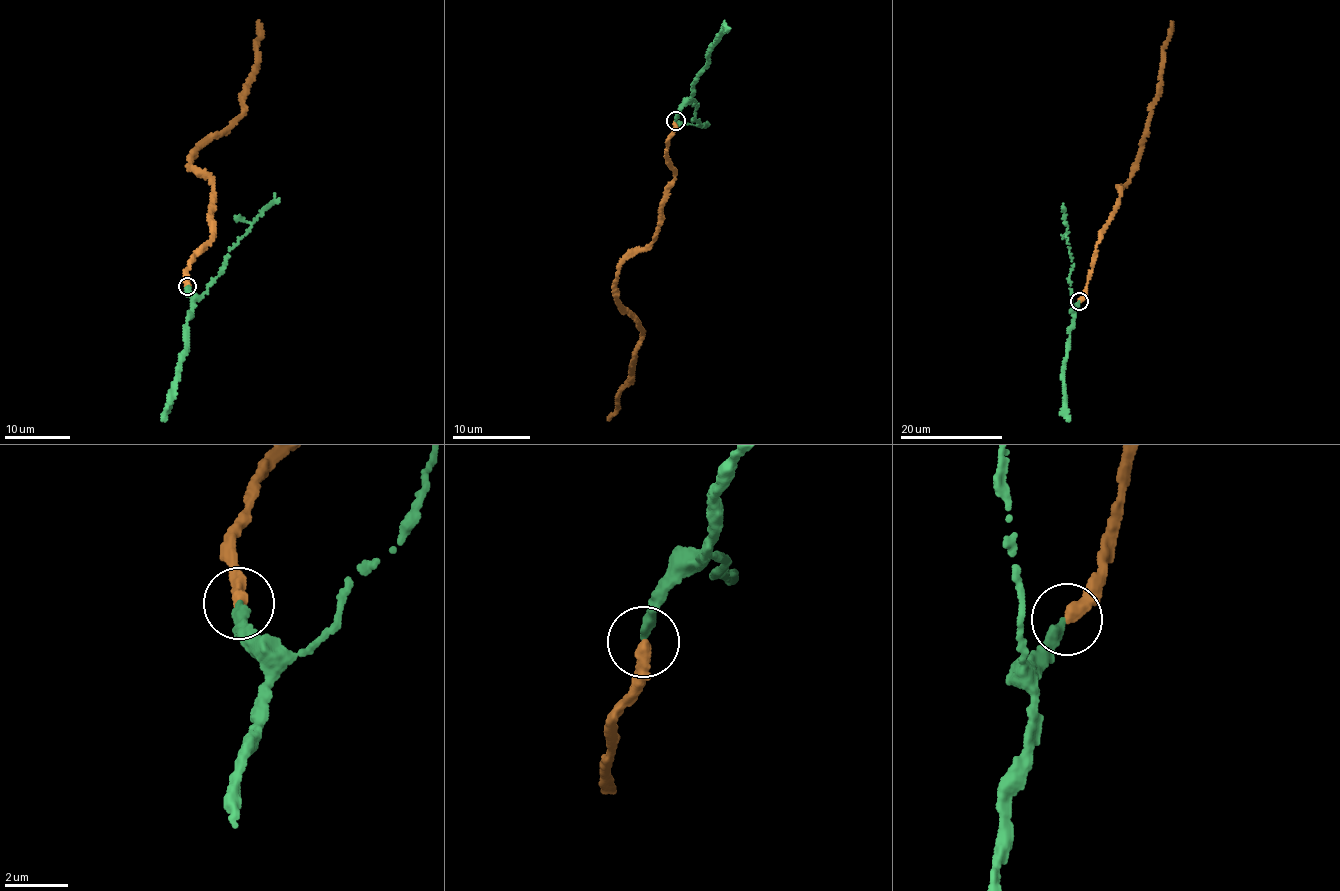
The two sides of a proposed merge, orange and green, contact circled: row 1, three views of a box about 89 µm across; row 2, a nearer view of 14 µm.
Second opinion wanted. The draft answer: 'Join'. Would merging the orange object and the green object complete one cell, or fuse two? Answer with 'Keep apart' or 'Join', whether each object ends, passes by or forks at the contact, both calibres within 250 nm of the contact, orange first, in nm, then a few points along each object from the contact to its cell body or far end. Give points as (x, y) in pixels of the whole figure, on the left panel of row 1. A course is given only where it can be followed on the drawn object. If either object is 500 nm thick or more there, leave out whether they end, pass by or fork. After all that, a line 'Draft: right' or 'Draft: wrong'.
Join. At the ring orange ends. At the ring green ends. Thickness 400 nm (orange) against 320 nm. Course of orange: (187, 286), (191, 257), (213, 235), (213, 183), (192, 169), (193, 150), (242, 112), (256, 63), (257, 22). Course of green: (187, 286), (192, 298), (192, 312), (187, 328), (187, 350), (164, 421)
Draft: right

